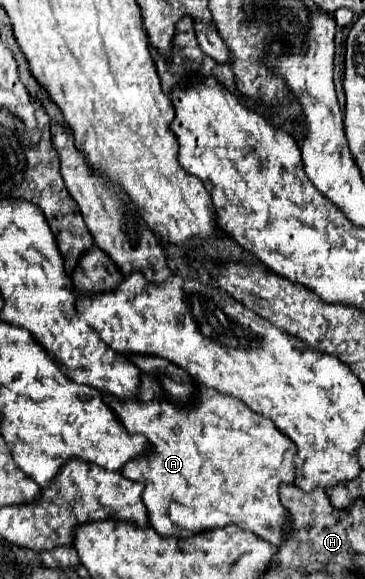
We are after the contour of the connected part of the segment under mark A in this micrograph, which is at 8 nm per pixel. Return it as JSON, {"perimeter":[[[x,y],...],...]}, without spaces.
{"perimeter":[[[141,373],[141,401],[125,401],[125,405],[121,405],[121,401],[113,401],[113,397],[105,397],[105,393],[101,393],[105,405],[117,413],[123,427],[129,433],[147,437],[149,441],[149,453],[127,461],[121,473],[131,481],[141,481],[145,485],[143,503],[147,507],[149,523],[159,535],[191,537],[205,529],[235,523],[273,545],[281,545],[281,525],[287,521],[287,509],[283,509],[279,501],[279,485],[293,483],[295,479],[293,457],[297,447],[289,441],[289,437],[279,433],[267,417],[253,413],[237,397],[201,383],[197,389],[201,389],[201,405],[197,405],[197,409],[177,409],[177,405],[169,403],[165,393],[161,393],[161,385],[157,385],[149,373]]]}

